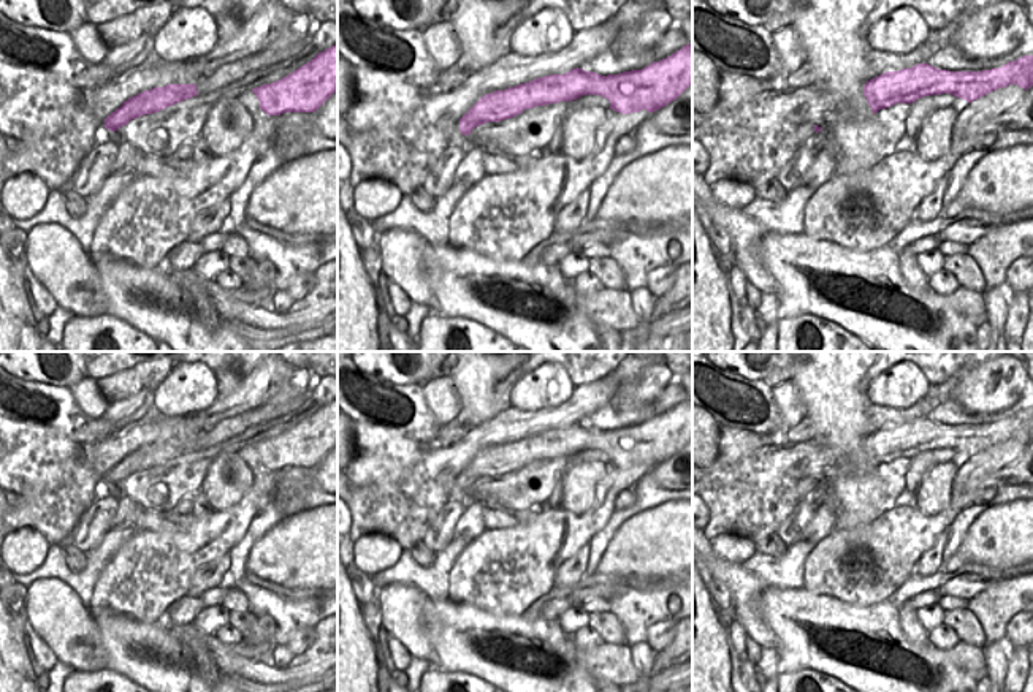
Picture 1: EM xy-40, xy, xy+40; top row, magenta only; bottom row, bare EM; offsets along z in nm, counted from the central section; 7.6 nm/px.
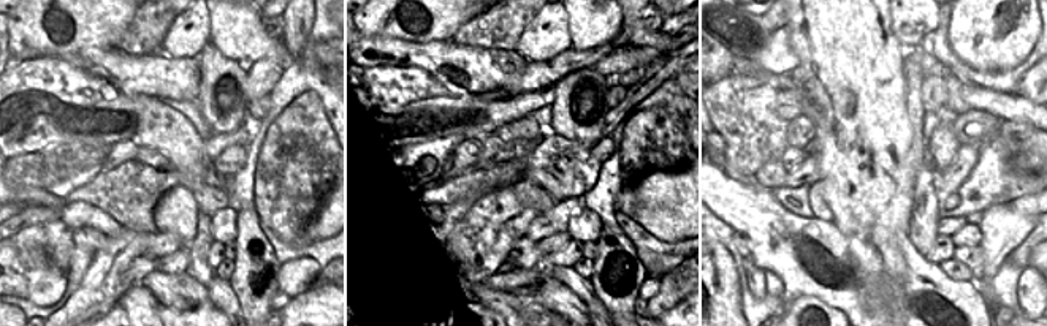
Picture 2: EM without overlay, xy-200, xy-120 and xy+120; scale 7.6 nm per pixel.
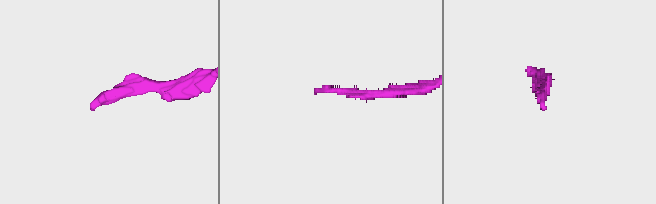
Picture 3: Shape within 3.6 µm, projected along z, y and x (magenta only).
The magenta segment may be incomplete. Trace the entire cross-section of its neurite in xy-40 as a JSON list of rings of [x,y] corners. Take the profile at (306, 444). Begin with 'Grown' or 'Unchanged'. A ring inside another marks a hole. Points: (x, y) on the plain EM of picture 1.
Unchanged. [[[337,399],[285,432],[252,443],[266,470],[315,467],[337,445]]]

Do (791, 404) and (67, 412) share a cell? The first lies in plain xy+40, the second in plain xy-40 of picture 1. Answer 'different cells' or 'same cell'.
different cells

